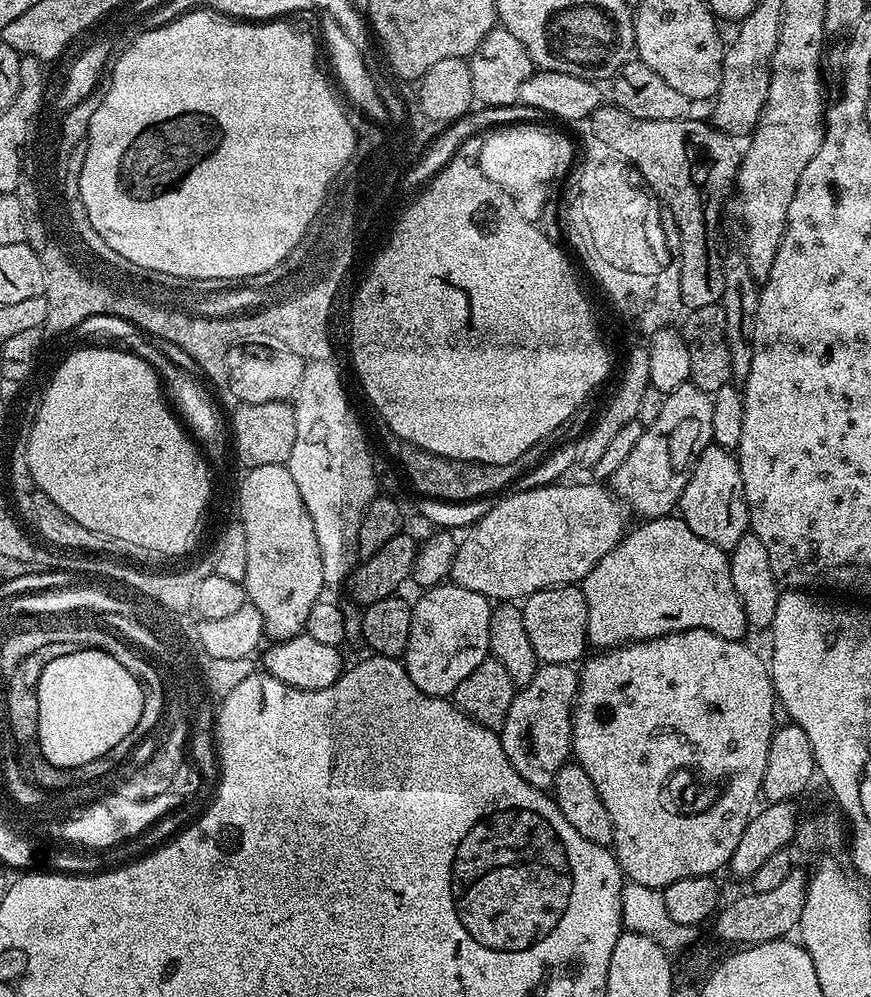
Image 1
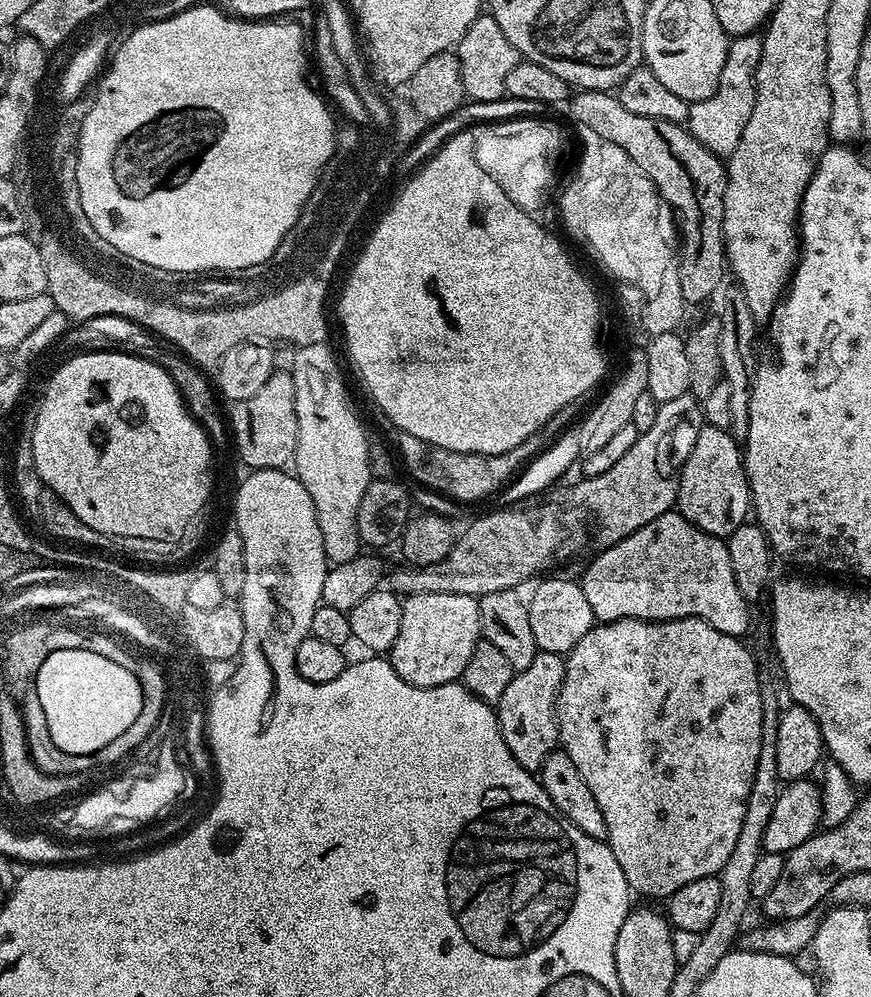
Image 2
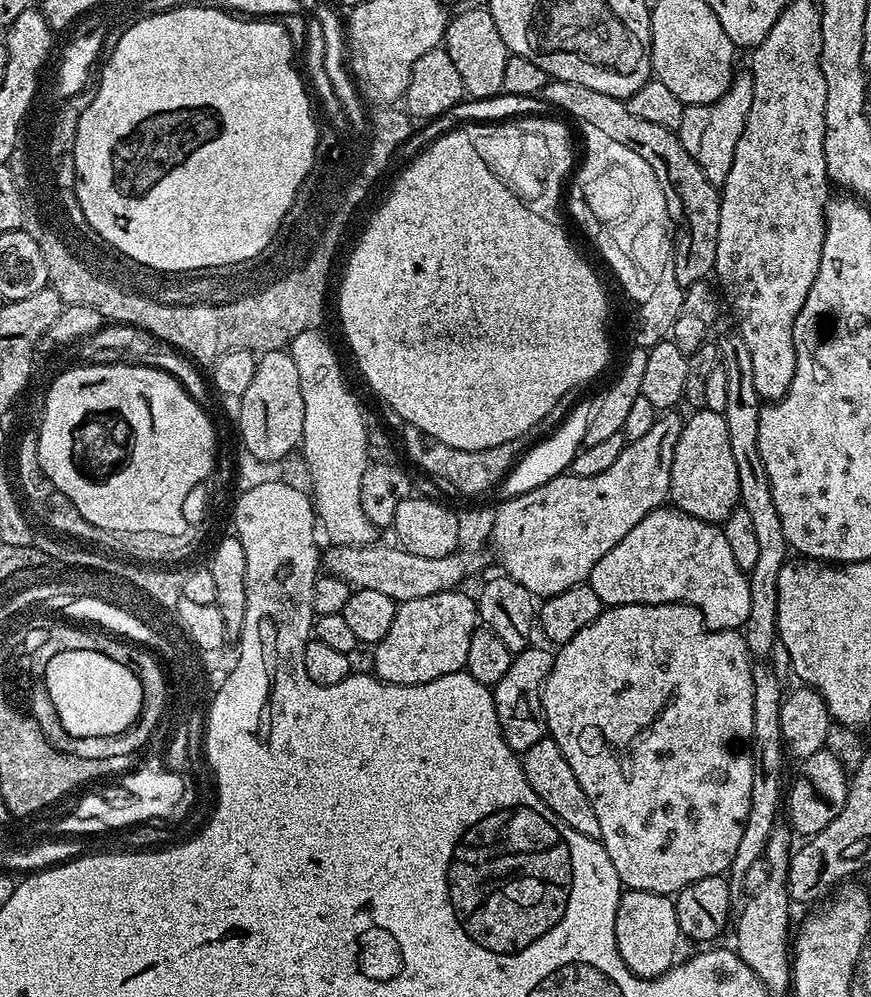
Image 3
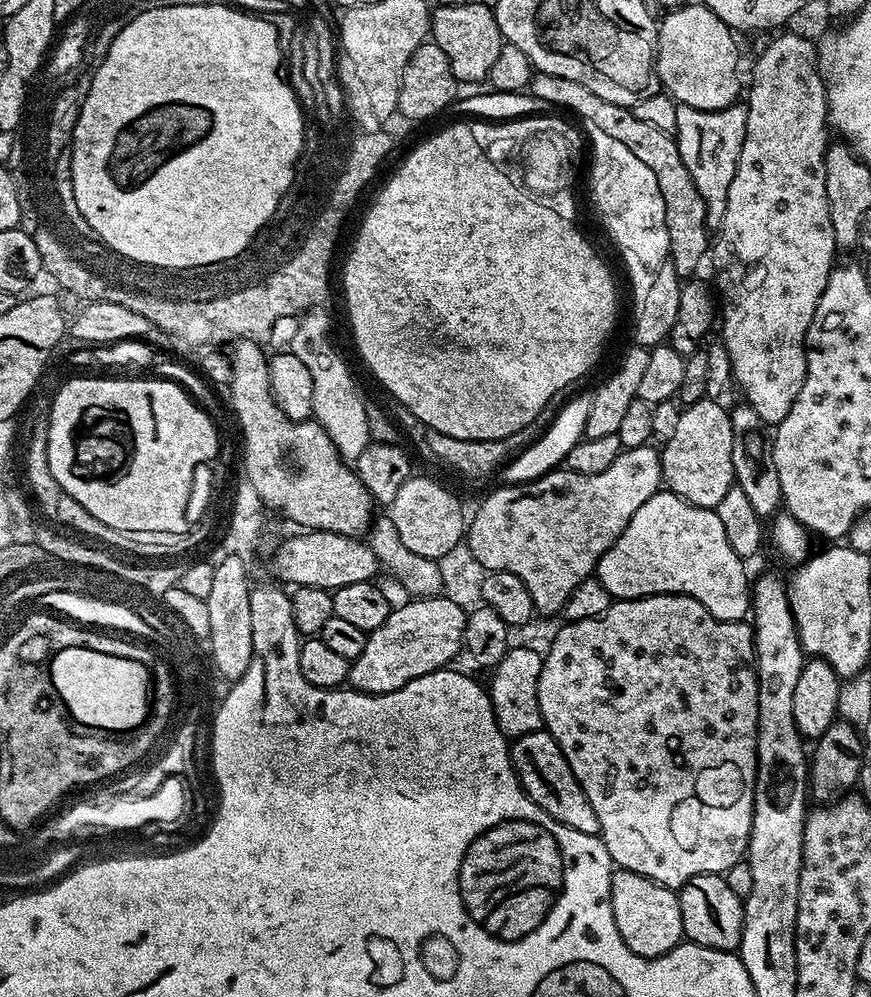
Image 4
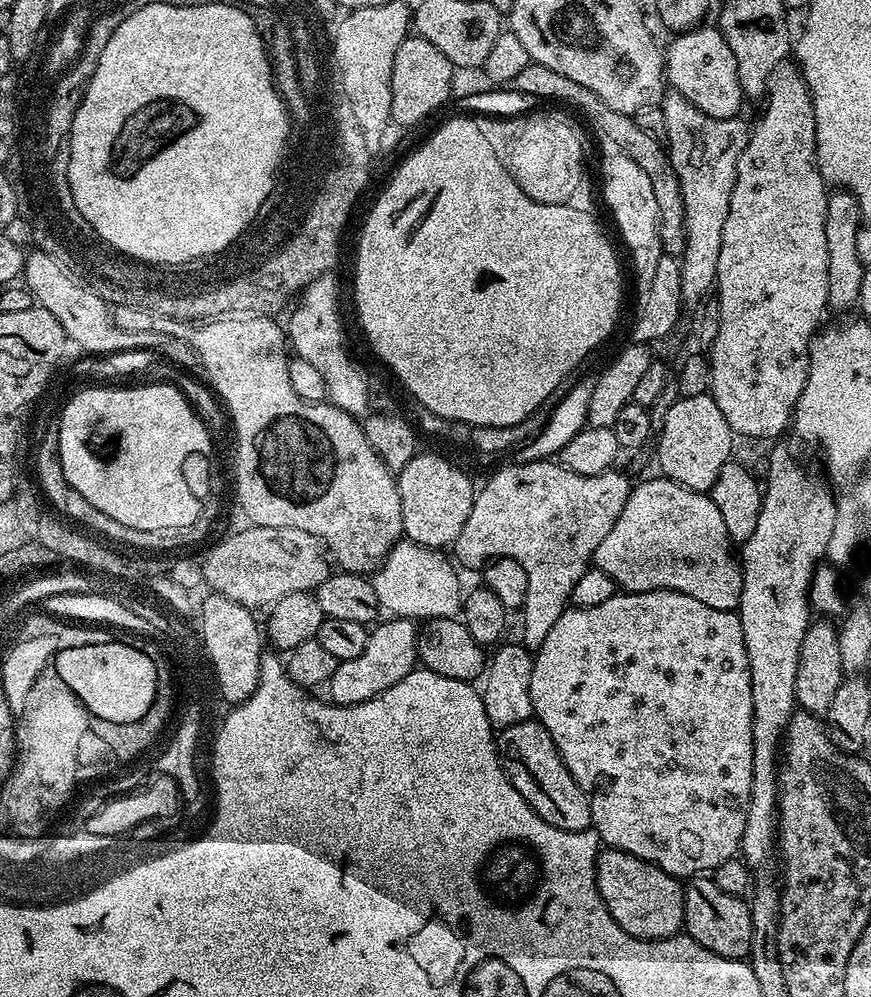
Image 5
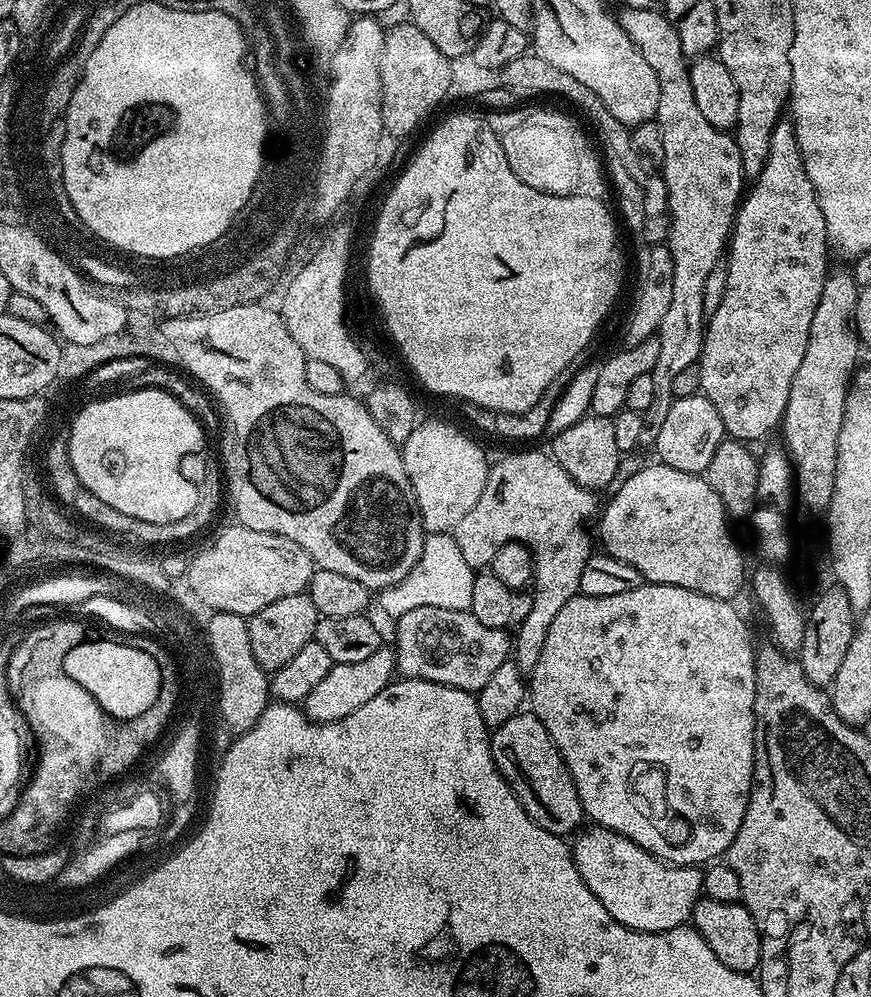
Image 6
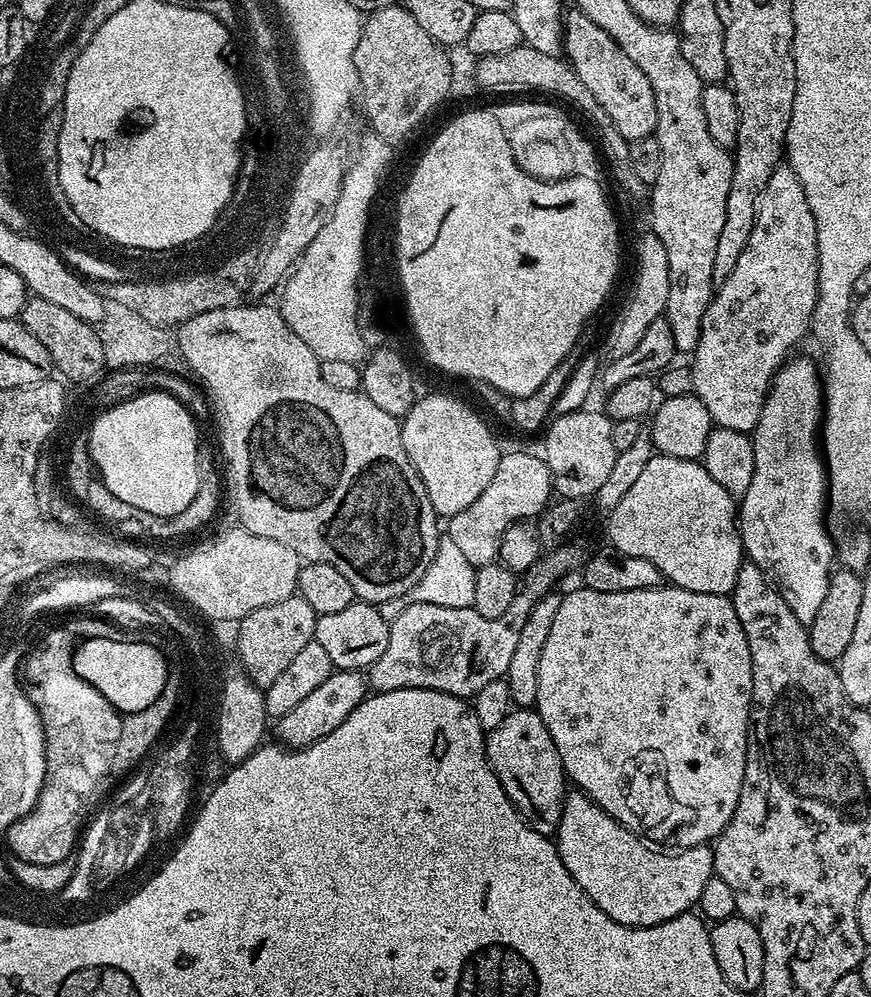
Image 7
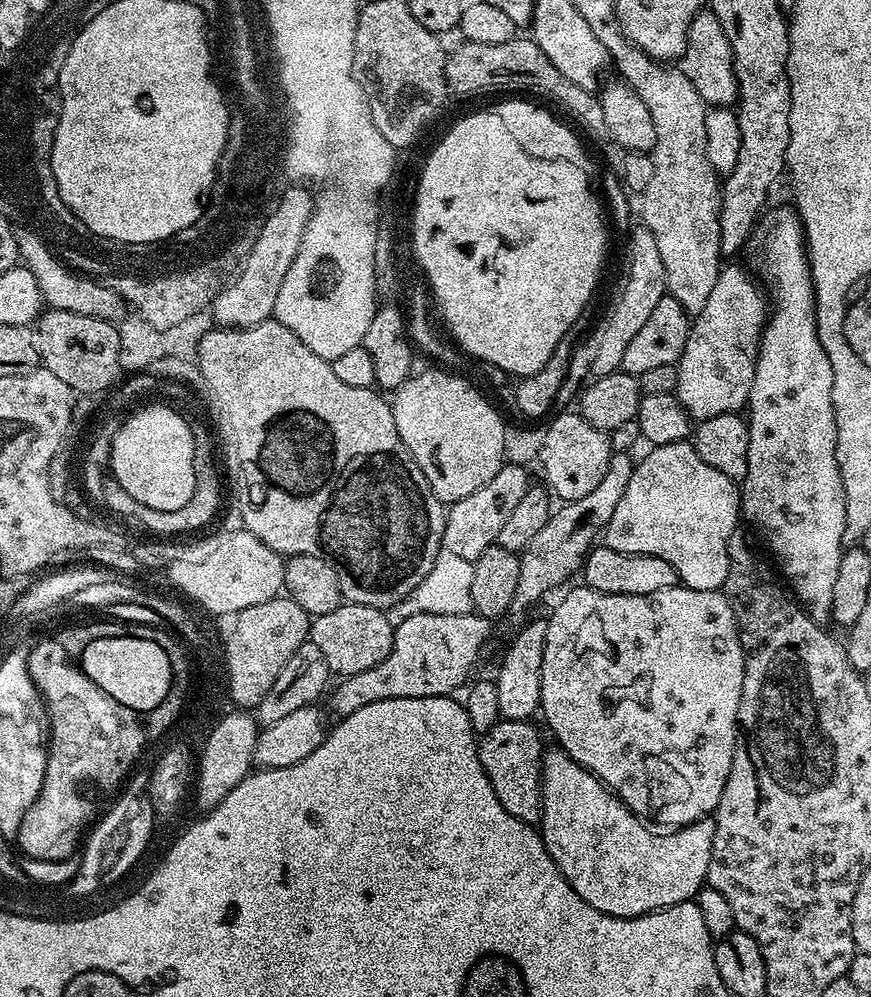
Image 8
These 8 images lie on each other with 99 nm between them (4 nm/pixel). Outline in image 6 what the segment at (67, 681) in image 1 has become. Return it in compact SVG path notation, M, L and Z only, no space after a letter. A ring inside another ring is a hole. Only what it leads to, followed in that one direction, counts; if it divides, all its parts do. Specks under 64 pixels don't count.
M86 639L64 656L64 669L111 716L137 716L150 710L150 706L158 698L160 683L154 679L152 659L149 656L139 656L132 648L115 648L111 642Z

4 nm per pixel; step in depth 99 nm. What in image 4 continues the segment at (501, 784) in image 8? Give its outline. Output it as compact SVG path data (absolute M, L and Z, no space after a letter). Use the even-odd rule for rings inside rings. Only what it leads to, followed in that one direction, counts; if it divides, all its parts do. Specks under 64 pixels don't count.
M547 730L515 737L511 741L510 751L516 777L520 779L520 787L534 803L542 806L542 810L546 810L550 818L574 830L582 830L582 834L599 836L598 814L594 814L594 806L590 806L582 786L578 786L578 778L574 778L570 762L566 762L558 742L554 742Z

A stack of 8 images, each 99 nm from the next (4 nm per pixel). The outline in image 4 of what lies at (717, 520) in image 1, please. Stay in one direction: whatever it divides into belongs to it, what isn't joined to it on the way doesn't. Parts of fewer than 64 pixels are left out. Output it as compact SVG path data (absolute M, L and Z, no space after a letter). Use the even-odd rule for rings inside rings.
M705 398L687 405L684 413L676 420L672 433L668 436L664 448L659 449L660 474L667 491L678 494L686 502L690 502L699 508L715 509L722 498L734 487L736 475L734 474L734 430L732 429L732 417L729 409L722 406L719 399Z

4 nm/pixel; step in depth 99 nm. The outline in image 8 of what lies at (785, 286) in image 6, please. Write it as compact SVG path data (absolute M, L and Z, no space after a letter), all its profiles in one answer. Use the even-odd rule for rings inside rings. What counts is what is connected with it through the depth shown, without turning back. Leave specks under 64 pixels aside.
M732 264L721 267L718 282L714 282L714 290L706 301L706 306L691 317L686 338L686 350L682 350L678 370L678 386L675 395L680 405L687 410L693 421L714 418L718 414L739 413L747 409L750 398L750 386L754 386L756 373L756 355L760 352L760 337L764 335L764 325L770 311L769 301L762 291L761 285L744 268Z

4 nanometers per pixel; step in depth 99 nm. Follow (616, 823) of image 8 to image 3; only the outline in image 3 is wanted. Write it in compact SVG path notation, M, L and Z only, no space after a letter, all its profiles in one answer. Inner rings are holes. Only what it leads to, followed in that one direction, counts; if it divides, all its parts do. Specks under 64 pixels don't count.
M631 890L621 893L614 904L614 934L618 954L635 976L641 976L643 980L653 980L671 970L678 960L676 947L682 943L682 937L676 917L676 905L672 896Z

